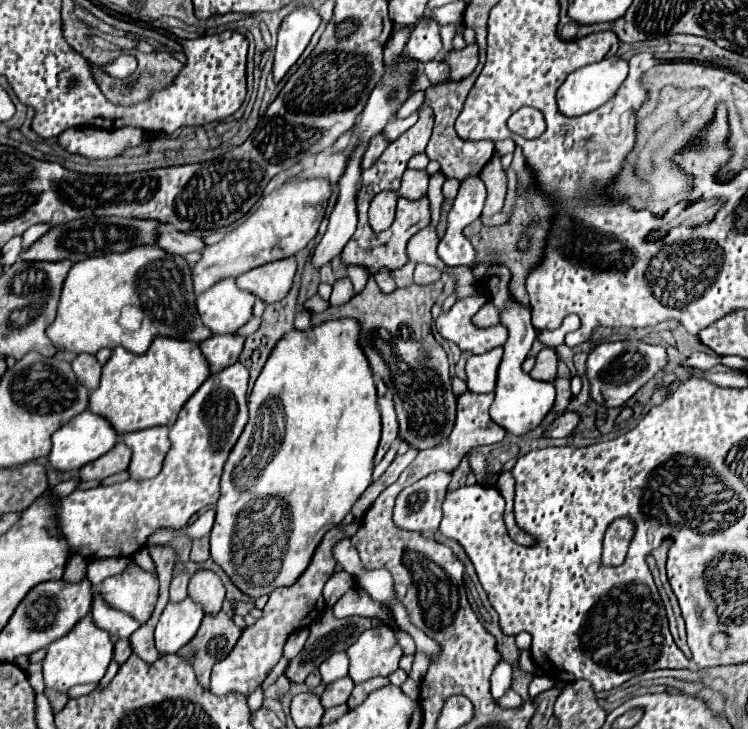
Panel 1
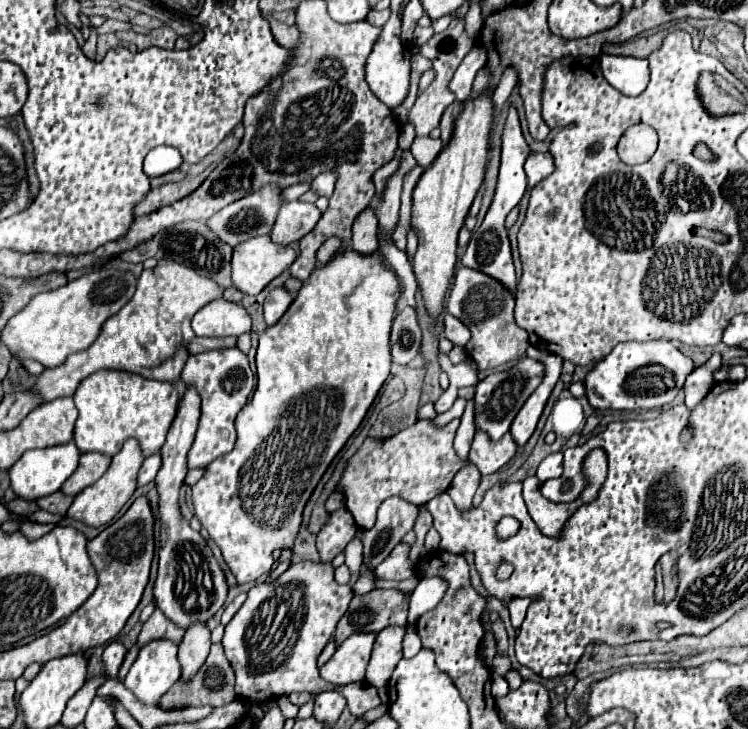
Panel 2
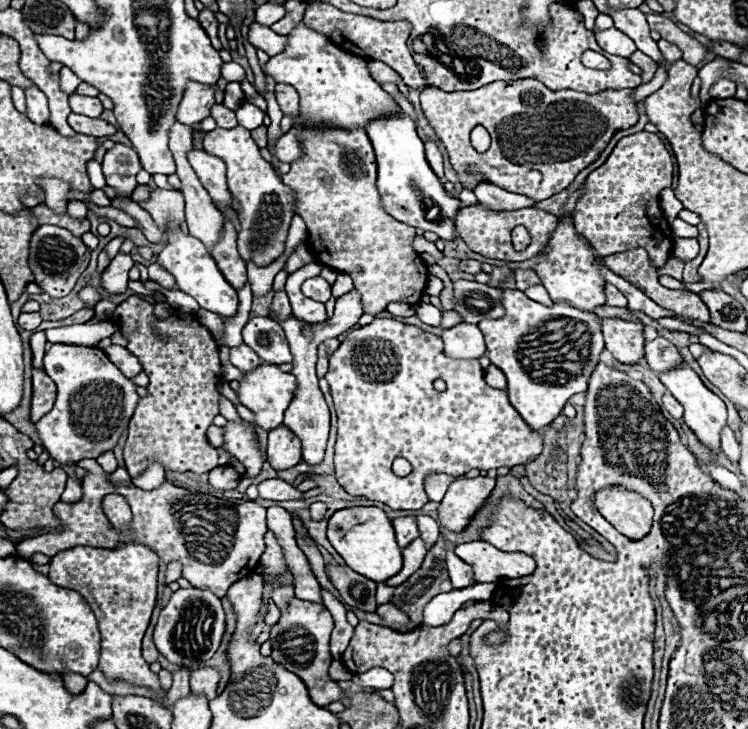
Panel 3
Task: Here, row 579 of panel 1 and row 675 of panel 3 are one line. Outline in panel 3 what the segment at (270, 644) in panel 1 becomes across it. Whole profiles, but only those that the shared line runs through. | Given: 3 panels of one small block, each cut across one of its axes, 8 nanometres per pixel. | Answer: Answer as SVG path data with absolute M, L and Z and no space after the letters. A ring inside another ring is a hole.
M290 600L288 608L282 612L280 622L270 626L270 640L272 640L272 658L278 660L286 670L298 674L304 684L308 686L310 698L318 706L328 706L334 700L344 700L346 692L340 686L334 686L328 678L328 668L332 662L330 656L330 632L334 628L334 620L330 612L322 604L306 602L306 600Z

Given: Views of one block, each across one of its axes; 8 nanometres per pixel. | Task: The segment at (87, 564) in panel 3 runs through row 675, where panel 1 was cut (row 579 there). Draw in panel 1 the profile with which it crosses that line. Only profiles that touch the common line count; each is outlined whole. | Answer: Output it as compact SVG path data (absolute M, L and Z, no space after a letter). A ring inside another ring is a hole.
M130 558L128 570L106 578L98 586L98 594L112 608L134 616L140 624L144 624L150 618L158 598L158 578L142 570Z

